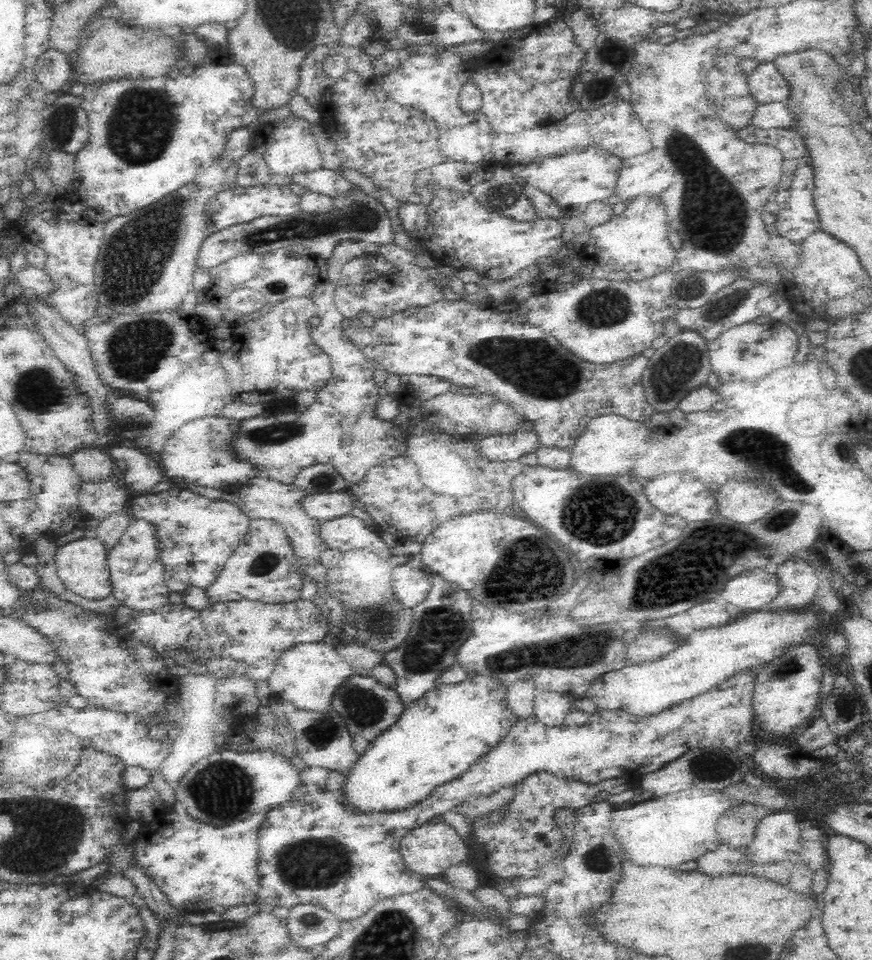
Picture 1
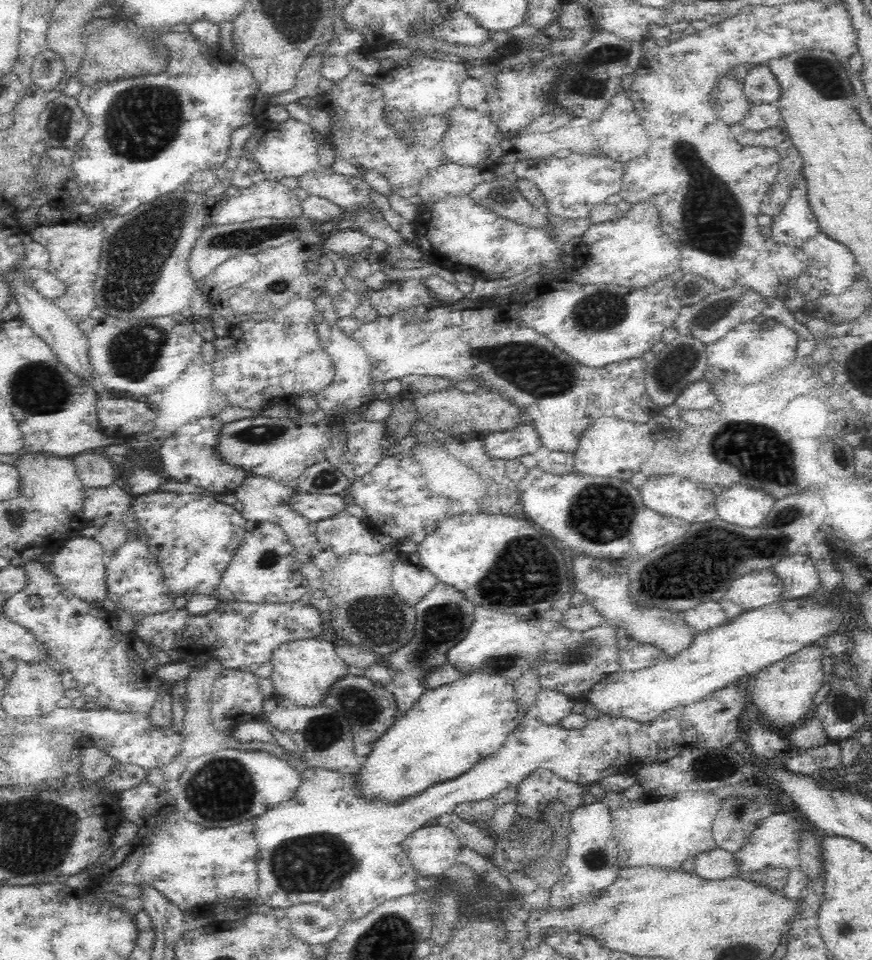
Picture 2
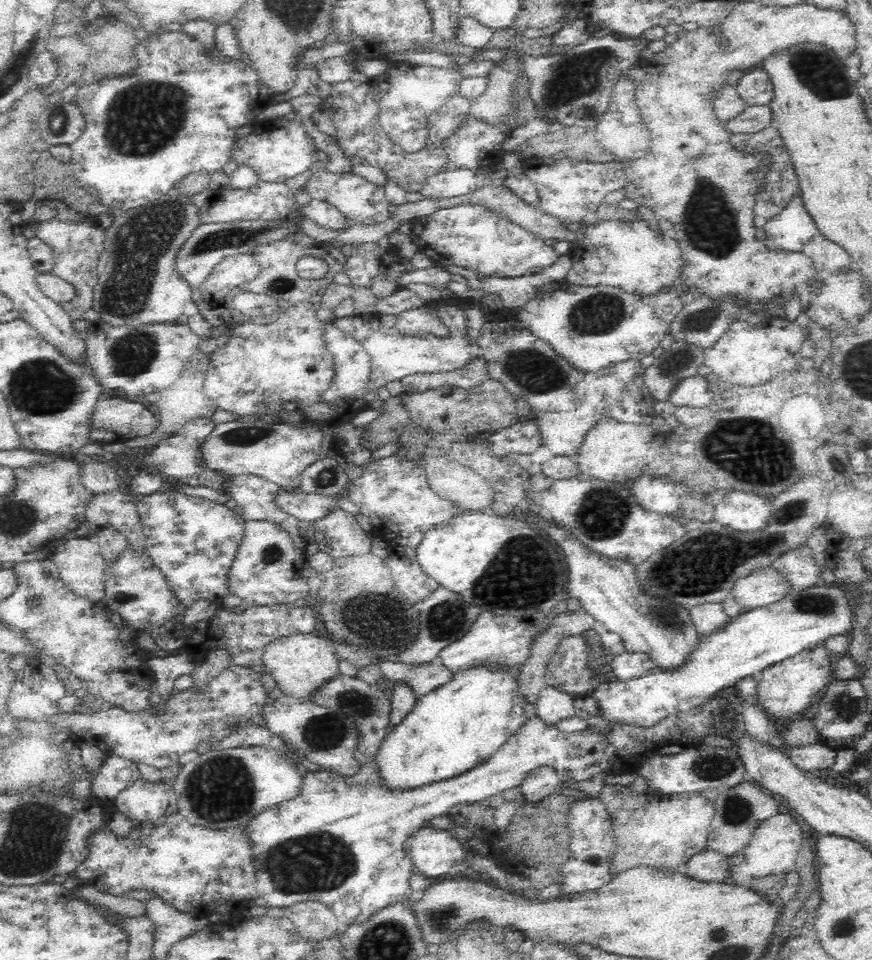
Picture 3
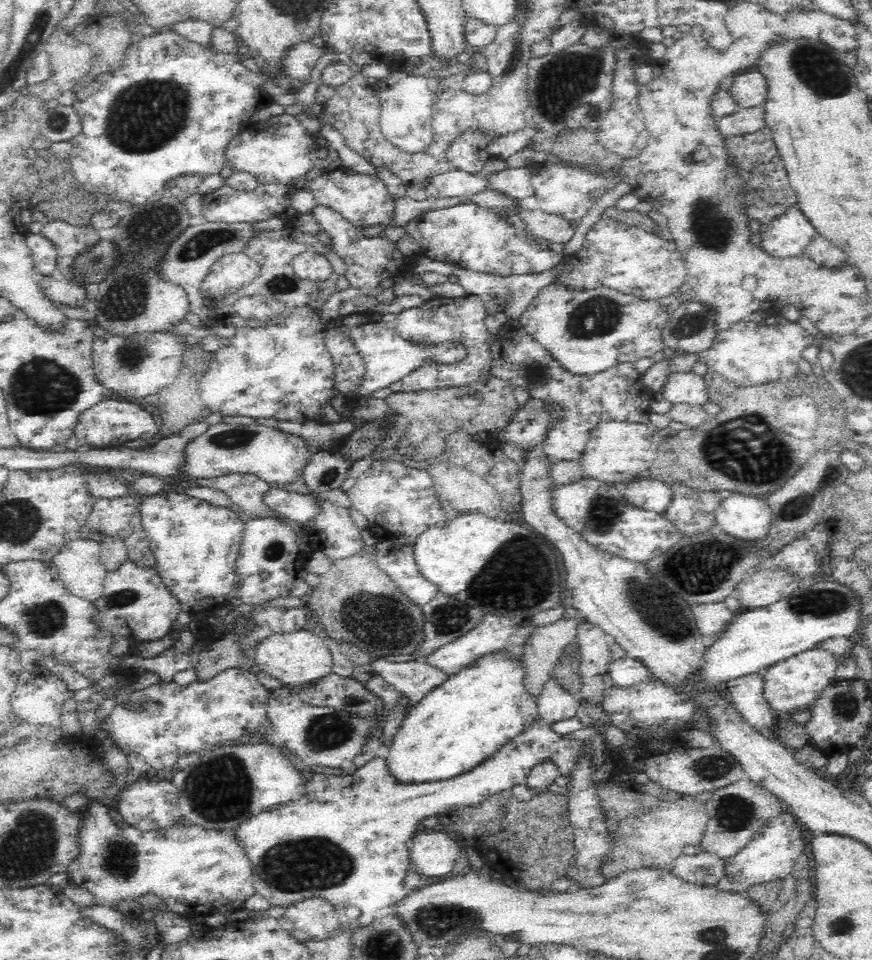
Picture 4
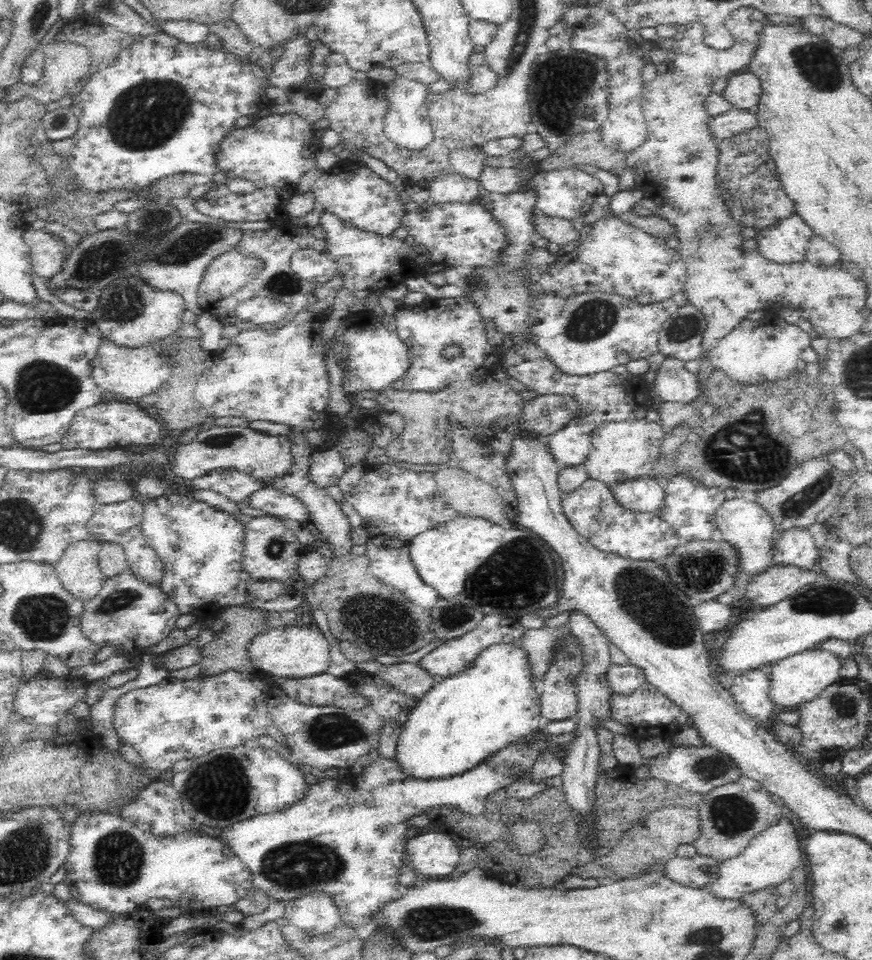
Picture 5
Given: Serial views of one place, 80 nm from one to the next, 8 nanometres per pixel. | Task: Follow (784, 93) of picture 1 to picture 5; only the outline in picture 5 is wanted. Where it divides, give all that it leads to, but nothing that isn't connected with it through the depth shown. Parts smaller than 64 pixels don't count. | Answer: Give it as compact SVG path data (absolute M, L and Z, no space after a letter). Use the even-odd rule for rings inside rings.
M750 70L738 72L728 77L722 94L728 98L728 102L732 103L732 108L736 110L756 108L762 96L762 81Z

